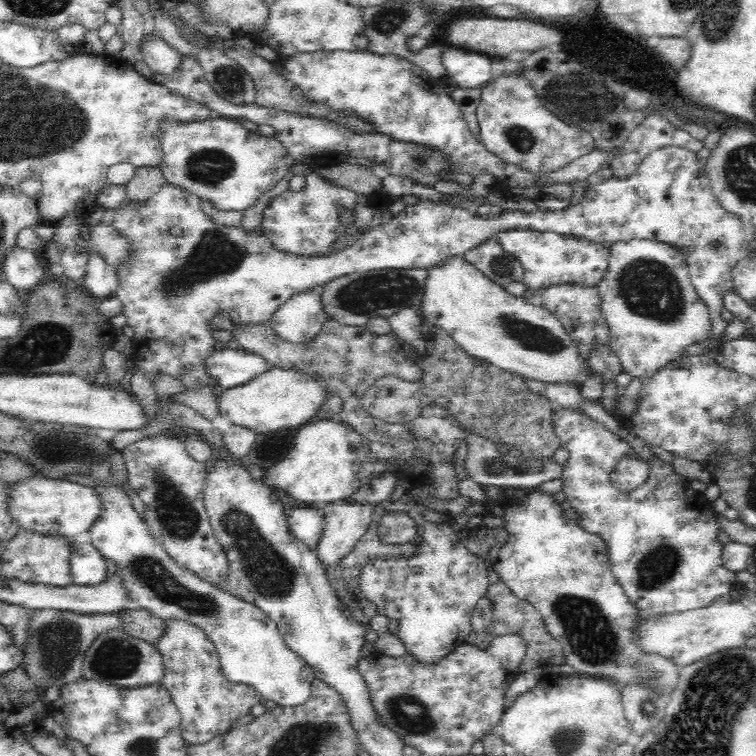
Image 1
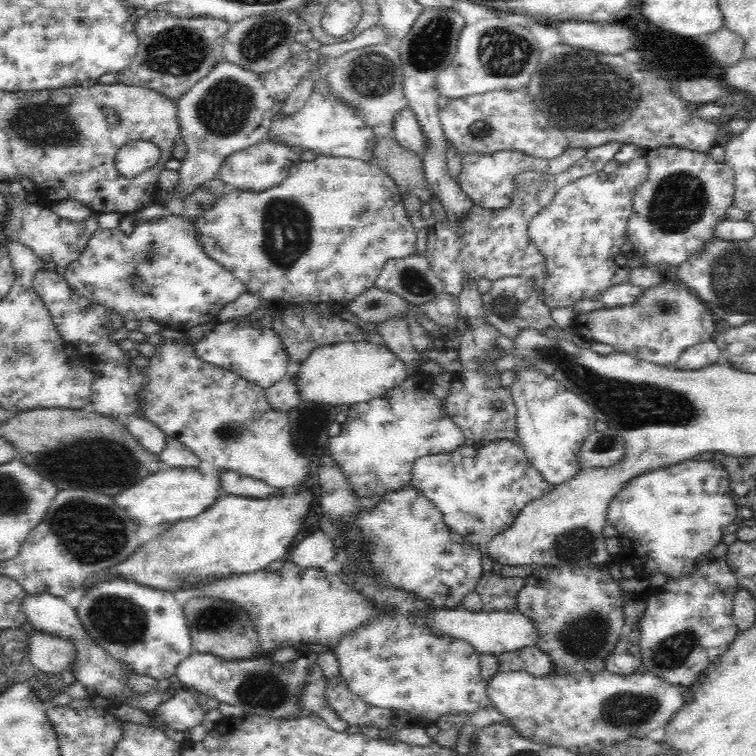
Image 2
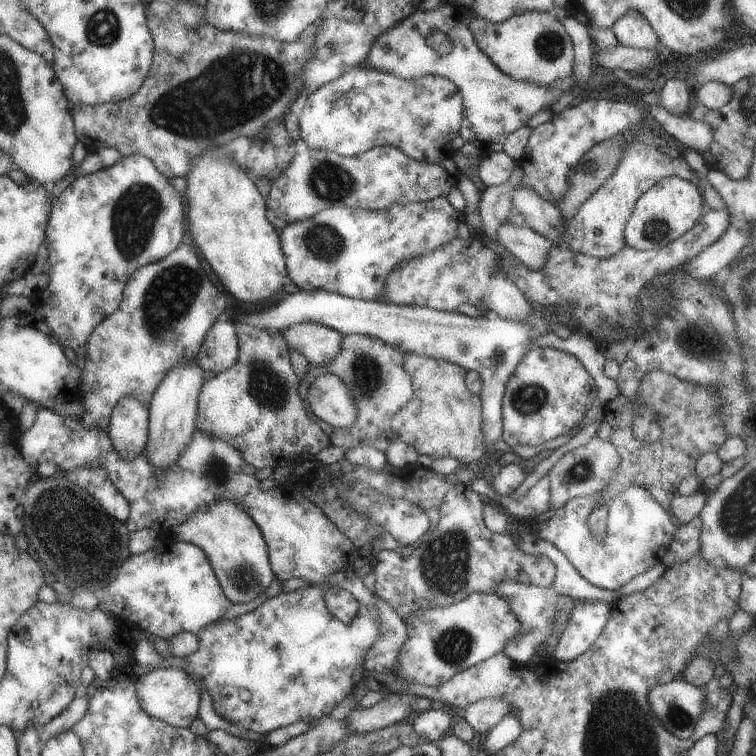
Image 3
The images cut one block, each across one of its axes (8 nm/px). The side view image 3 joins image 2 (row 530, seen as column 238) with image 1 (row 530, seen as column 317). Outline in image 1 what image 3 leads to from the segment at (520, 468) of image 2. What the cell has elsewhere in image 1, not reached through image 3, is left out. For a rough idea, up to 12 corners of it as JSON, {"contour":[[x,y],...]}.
{"contour":[[482,486],[510,538],[486,556],[582,677],[670,698],[672,659],[602,536],[552,495]]}

